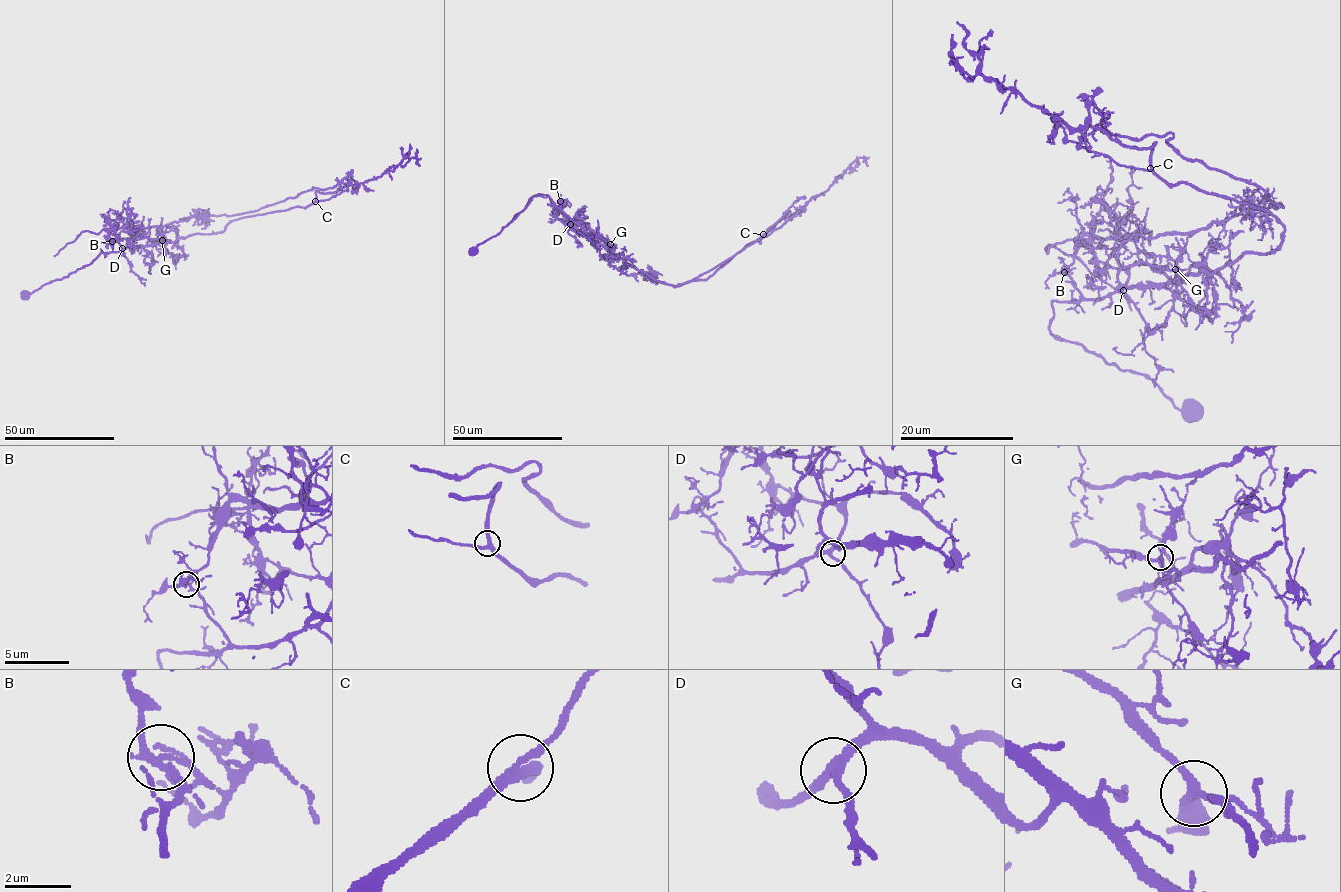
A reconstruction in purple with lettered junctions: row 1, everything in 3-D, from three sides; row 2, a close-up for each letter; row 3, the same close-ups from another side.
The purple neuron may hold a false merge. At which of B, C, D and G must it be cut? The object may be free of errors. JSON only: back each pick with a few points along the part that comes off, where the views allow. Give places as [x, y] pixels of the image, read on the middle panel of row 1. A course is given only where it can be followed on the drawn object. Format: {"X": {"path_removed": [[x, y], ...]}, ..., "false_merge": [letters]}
{"B": {"path_removed": [[560, 201], [560, 212], [614, 254], [675, 286], [707, 279], [800, 206]]}, "false_merge": ["B"]}

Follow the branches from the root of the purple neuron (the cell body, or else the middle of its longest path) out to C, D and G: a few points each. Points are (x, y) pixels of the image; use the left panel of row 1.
C: (26, 295), (89, 265), (101, 252), (174, 242), (193, 234), (217, 233), (240, 218), (307, 207), (315, 201)
D: (26, 295), (89, 265), (101, 252), (120, 252), (122, 248)
G: (26, 295), (89, 265), (101, 252), (120, 252), (134, 240), (145, 237), (162, 240)

